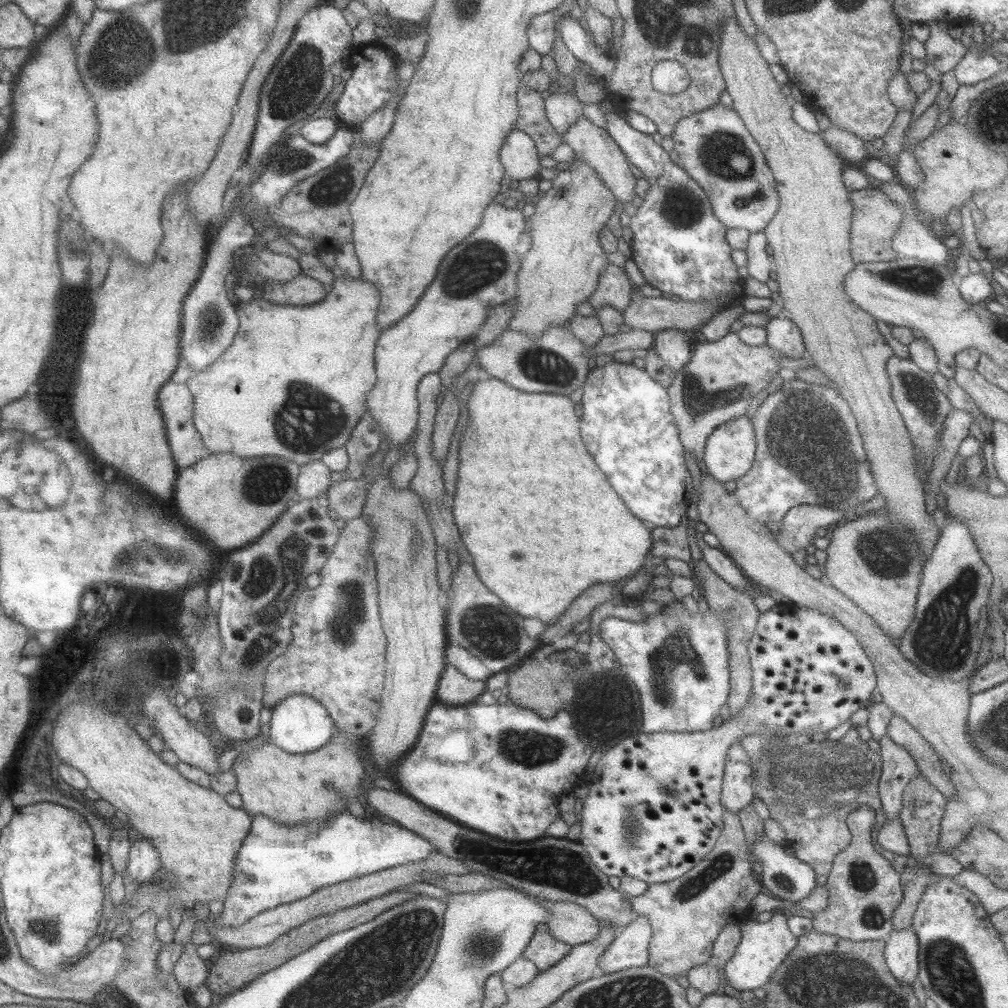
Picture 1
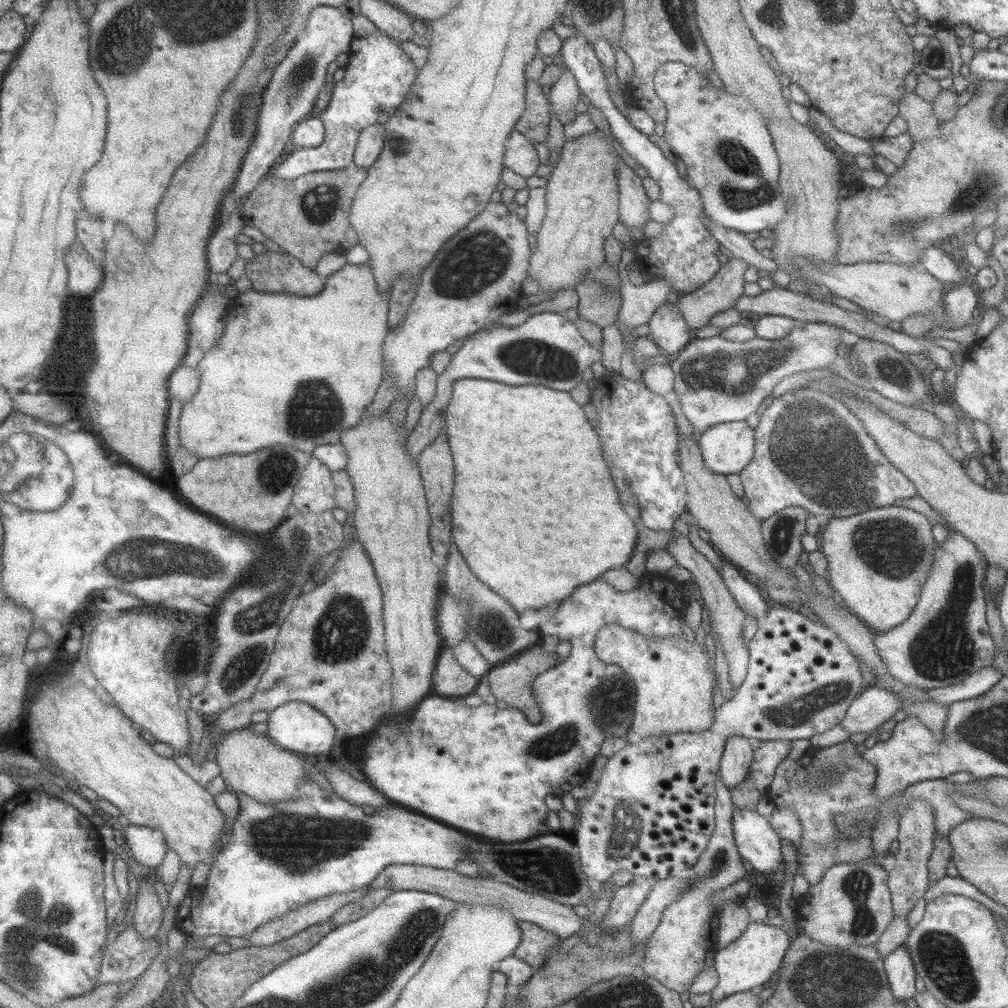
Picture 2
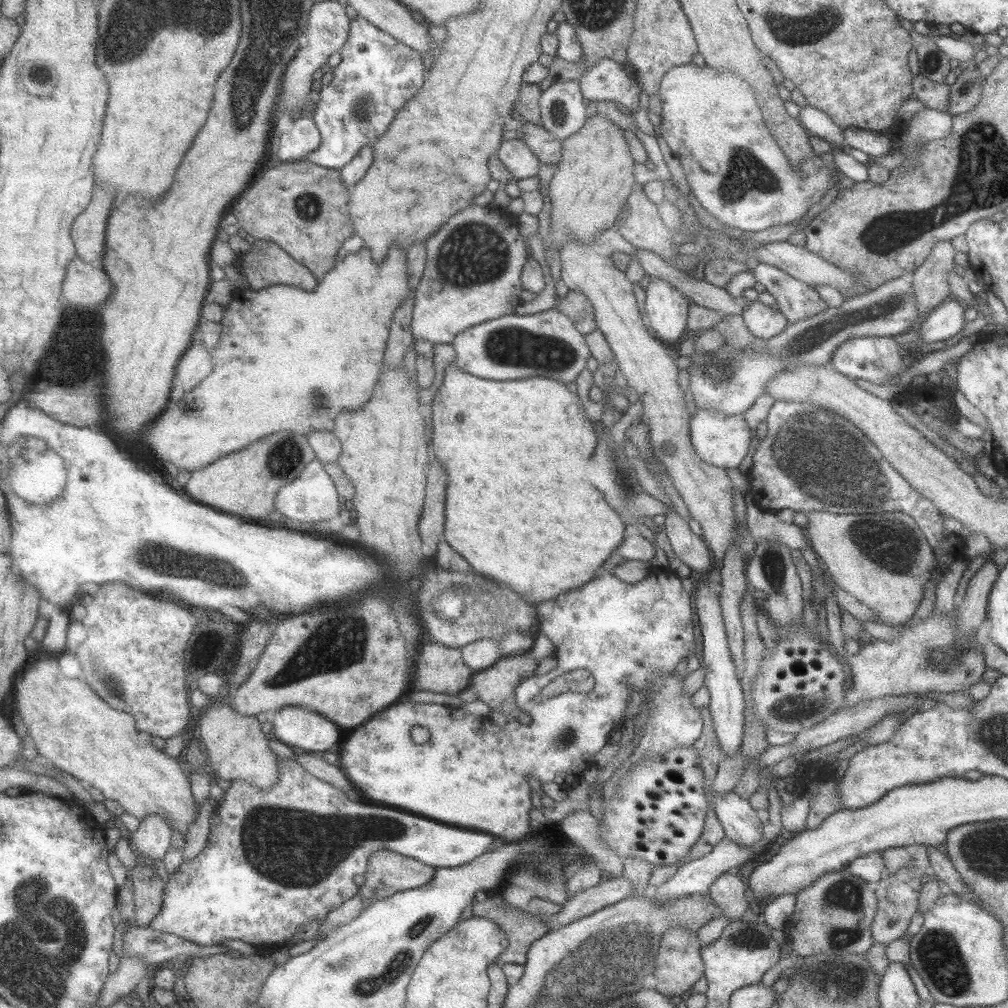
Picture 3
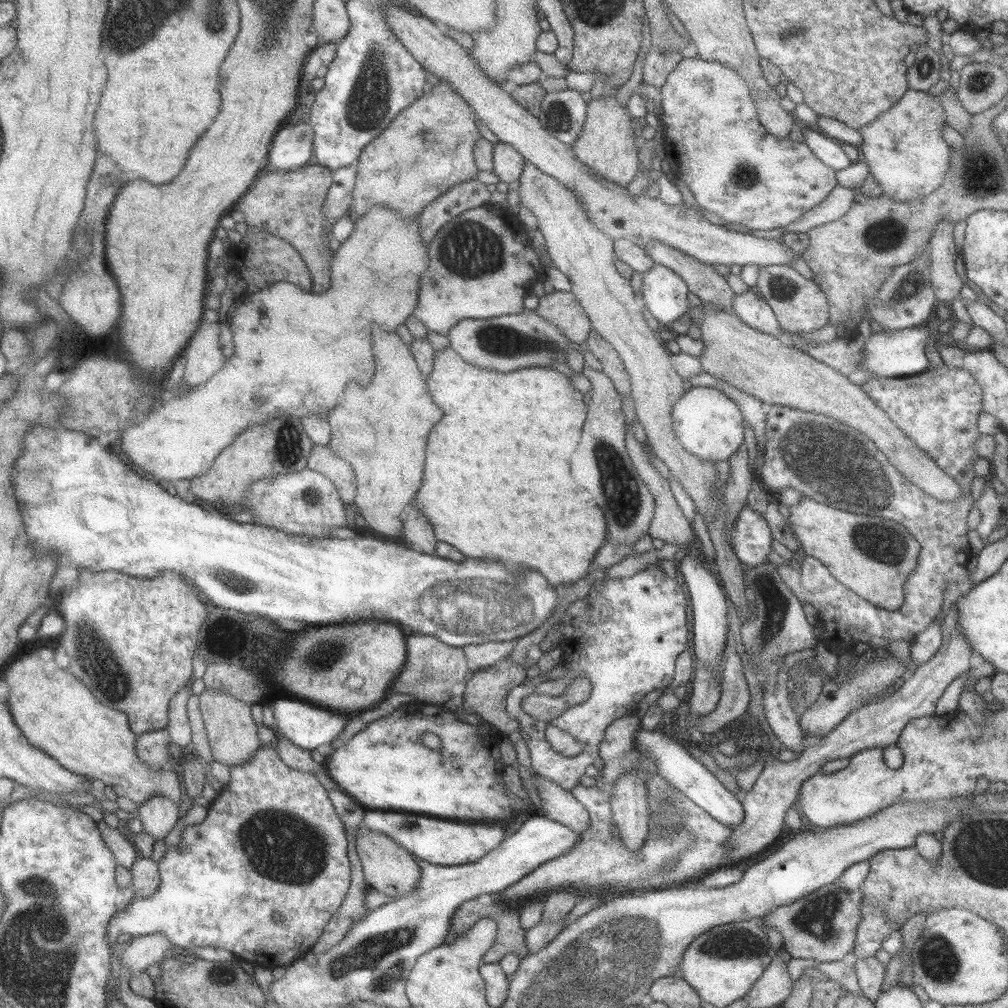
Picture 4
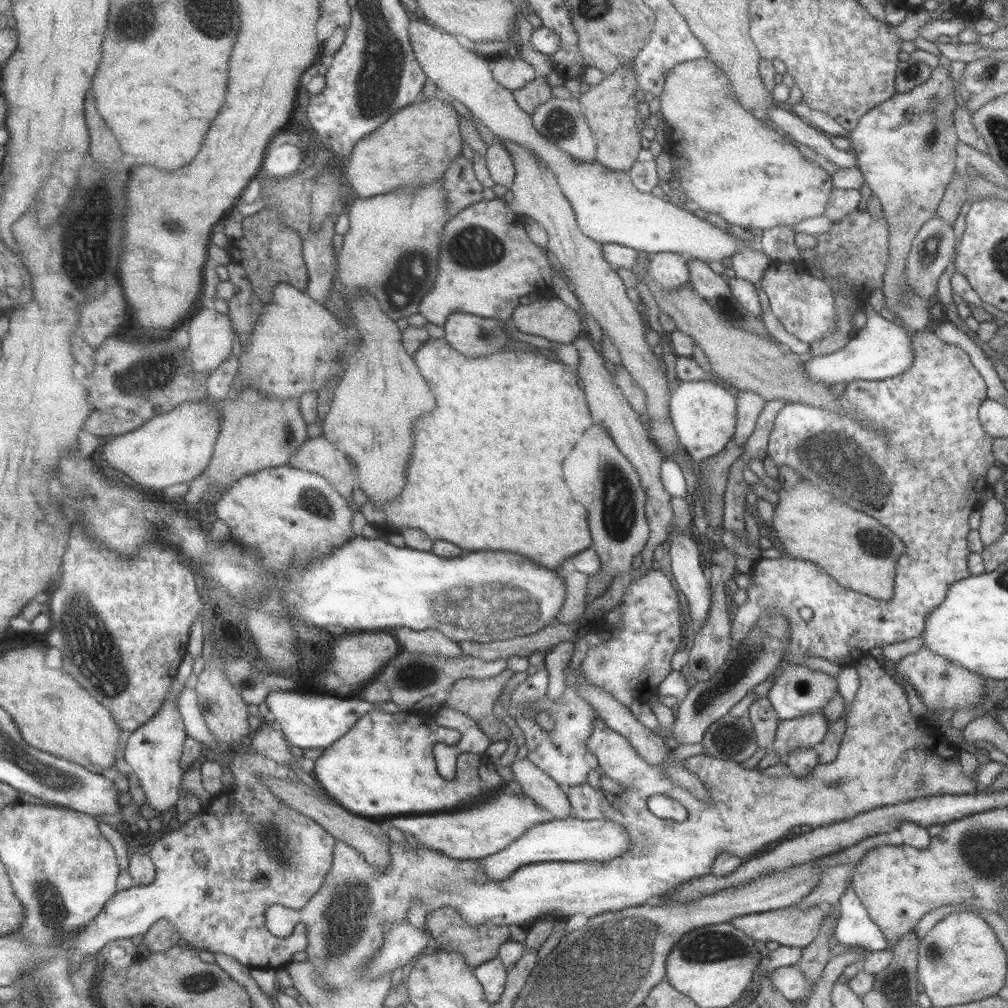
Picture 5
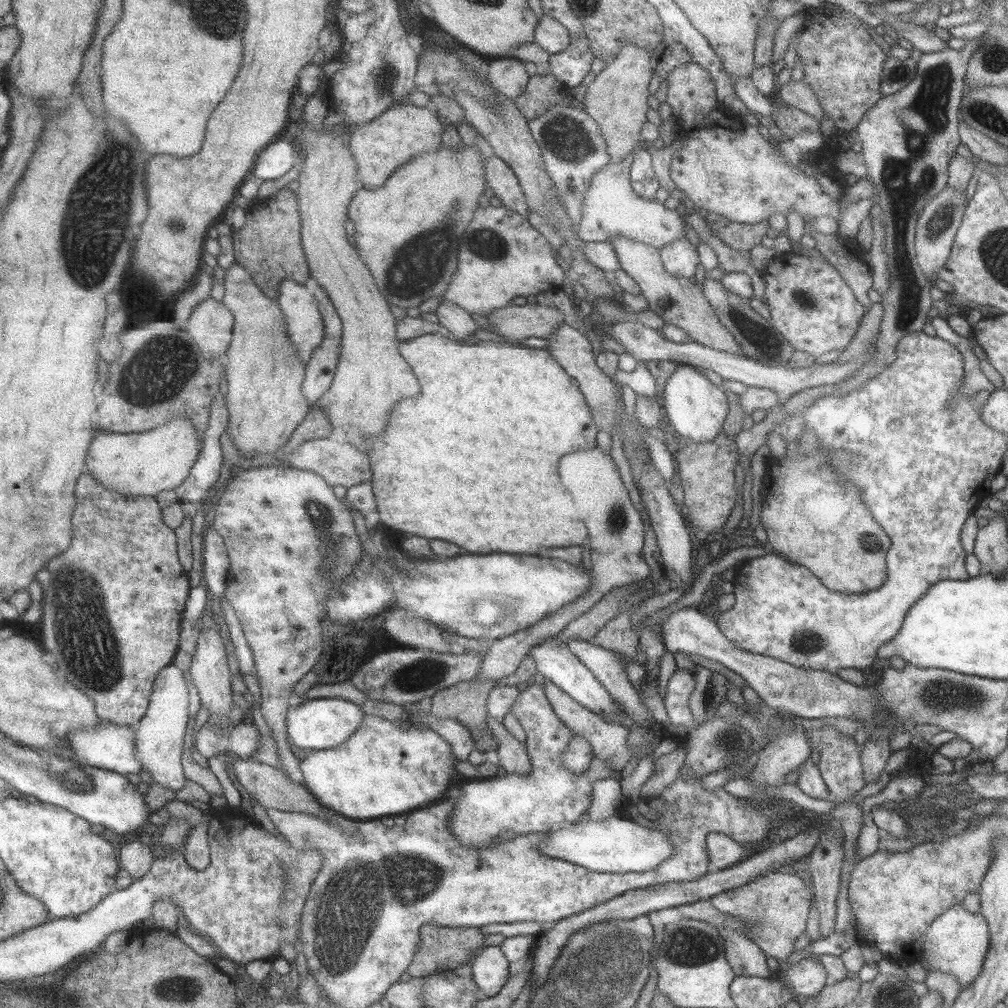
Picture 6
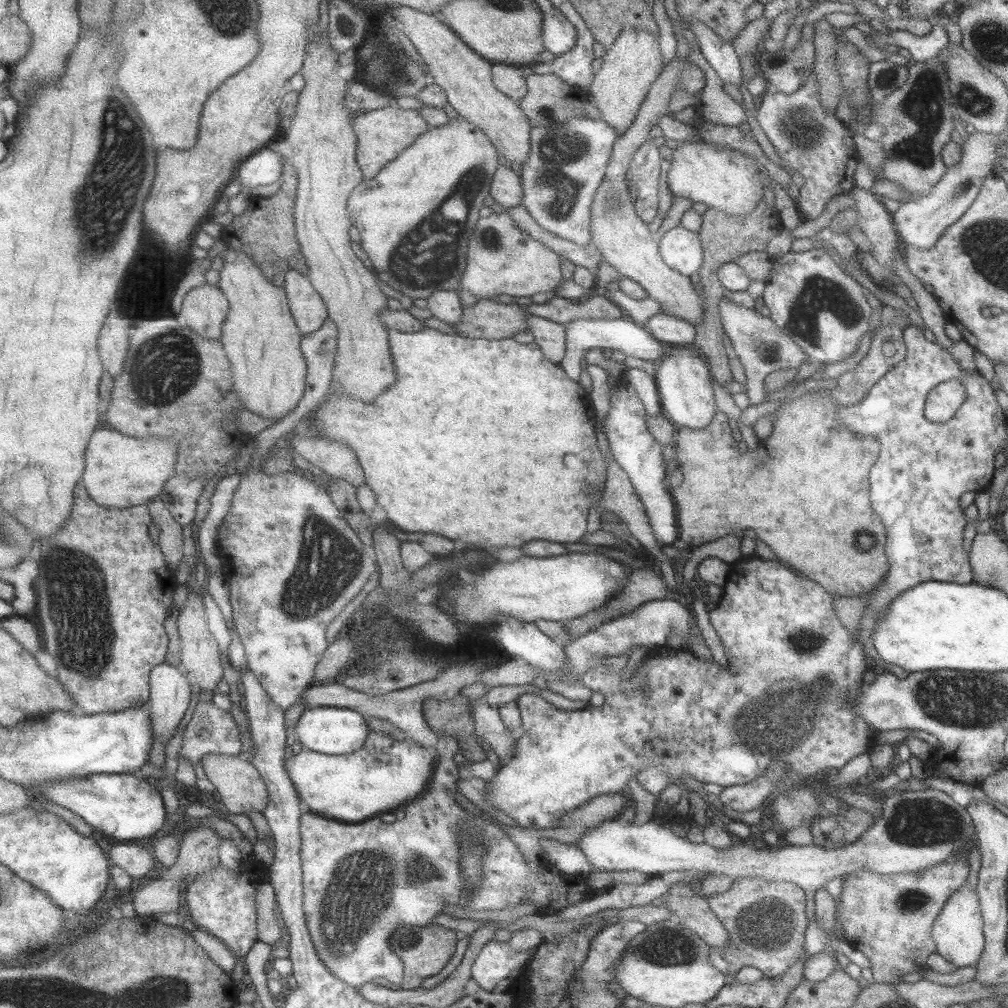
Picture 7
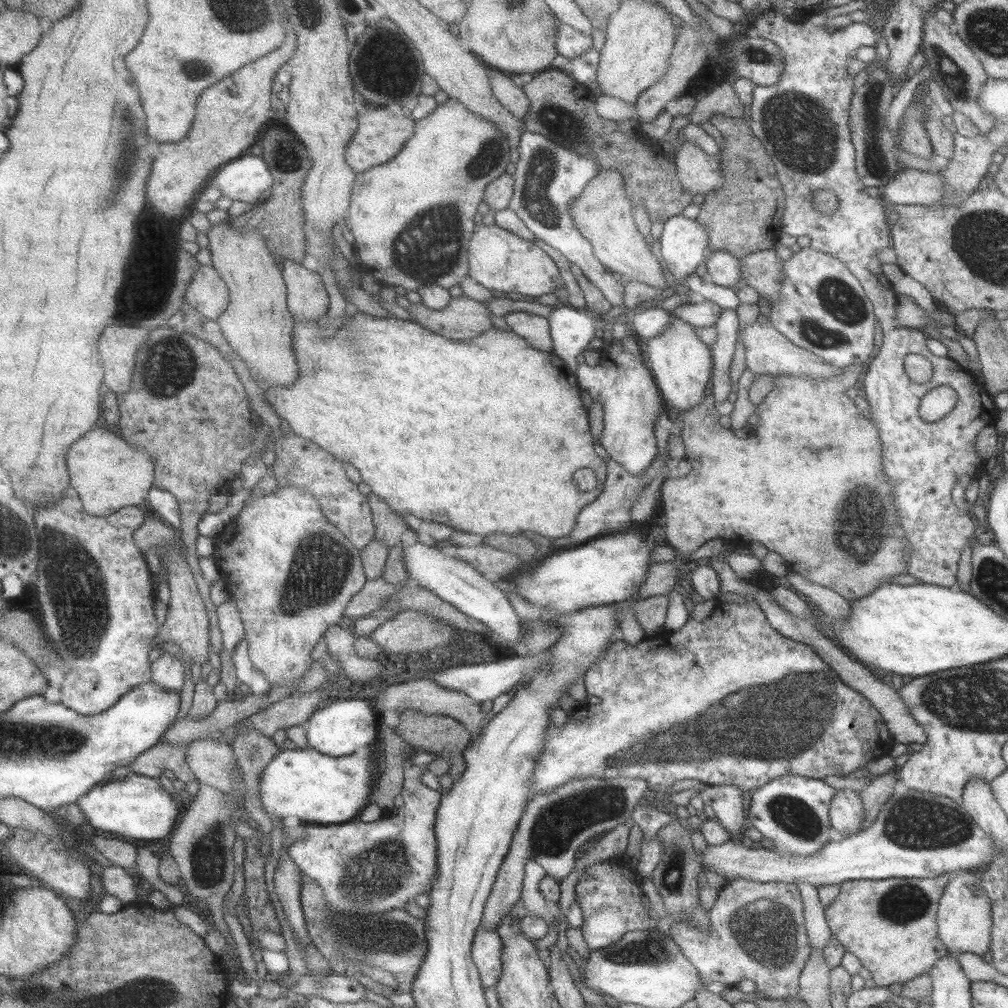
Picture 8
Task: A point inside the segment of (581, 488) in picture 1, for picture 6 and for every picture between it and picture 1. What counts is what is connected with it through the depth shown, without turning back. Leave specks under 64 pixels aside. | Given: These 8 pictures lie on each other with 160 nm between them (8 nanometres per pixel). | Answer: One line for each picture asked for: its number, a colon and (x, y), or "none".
2: (531, 536)
3: (516, 509)
4: (495, 483)
5: (484, 473)
6: (472, 459)

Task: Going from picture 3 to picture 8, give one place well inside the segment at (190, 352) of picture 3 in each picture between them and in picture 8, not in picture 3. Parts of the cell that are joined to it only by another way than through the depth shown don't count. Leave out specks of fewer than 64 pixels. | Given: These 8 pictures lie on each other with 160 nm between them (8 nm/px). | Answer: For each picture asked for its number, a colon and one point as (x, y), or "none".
4: (203, 358)
5: (211, 338)
6: (209, 324)
7: (204, 307)
8: (206, 293)

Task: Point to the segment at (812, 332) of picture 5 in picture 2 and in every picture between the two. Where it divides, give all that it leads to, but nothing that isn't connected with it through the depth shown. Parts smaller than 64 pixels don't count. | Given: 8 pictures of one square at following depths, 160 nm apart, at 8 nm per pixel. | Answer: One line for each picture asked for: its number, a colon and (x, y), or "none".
2: (736, 243)
3: (796, 301)
4: (798, 304)

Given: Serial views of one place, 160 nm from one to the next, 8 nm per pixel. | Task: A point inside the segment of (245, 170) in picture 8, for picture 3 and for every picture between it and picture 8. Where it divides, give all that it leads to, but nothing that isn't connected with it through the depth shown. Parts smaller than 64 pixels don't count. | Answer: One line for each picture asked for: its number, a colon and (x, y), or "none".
3: (304, 137)
4: (291, 149)
5: (282, 158)
6: (278, 157)
7: (262, 167)

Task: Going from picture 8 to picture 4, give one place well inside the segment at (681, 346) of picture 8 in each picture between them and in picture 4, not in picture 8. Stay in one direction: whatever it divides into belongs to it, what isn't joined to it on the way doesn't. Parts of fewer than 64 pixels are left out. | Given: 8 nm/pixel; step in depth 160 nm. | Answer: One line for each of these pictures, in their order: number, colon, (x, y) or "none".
4: (708, 424)
5: (703, 414)
6: (695, 408)
7: (683, 382)

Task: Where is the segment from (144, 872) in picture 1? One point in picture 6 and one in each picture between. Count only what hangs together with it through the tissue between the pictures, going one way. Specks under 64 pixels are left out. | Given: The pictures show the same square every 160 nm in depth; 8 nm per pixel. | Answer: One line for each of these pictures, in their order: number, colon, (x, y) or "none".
2: (145, 845)
3: (152, 838)
4: (158, 814)
5: (152, 752)
6: (158, 744)

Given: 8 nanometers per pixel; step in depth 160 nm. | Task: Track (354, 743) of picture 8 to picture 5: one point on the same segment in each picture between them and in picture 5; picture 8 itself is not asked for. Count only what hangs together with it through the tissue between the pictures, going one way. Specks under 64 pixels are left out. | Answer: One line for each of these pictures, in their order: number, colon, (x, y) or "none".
5: (306, 722)
6: (318, 724)
7: (329, 730)

